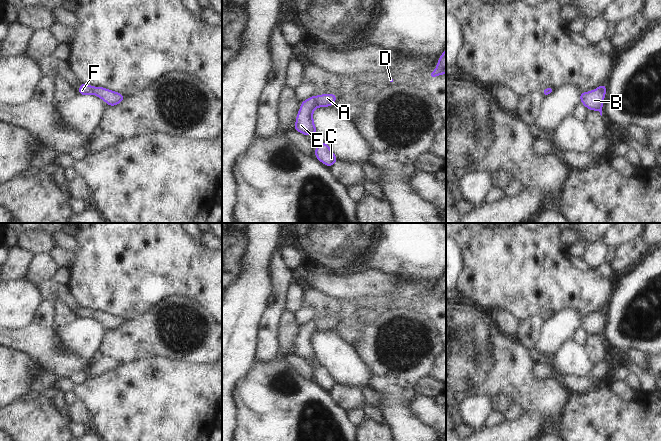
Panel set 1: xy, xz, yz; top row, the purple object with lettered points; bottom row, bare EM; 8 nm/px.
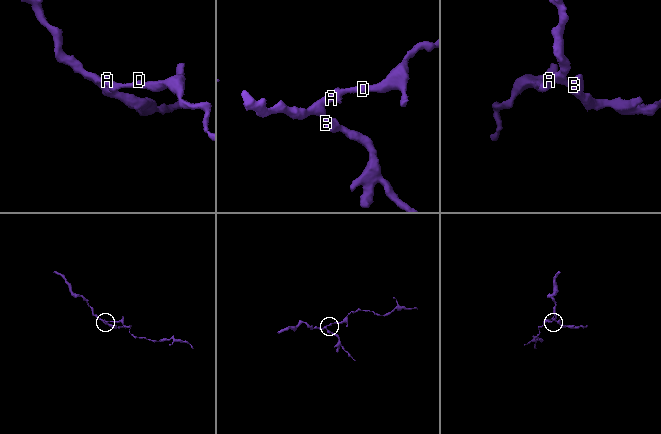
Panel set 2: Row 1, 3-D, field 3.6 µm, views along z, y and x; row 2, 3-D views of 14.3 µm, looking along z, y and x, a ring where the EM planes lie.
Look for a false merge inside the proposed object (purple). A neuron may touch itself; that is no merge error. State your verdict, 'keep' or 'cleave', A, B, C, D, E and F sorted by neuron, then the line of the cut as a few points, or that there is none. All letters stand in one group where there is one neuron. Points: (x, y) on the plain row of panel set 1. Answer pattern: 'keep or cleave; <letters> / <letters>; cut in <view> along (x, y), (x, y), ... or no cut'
keep; A B C D E F; no cut

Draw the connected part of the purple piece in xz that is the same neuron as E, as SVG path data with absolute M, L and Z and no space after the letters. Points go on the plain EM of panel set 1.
M322 318L319 320L313 319L307 324L302 325L293 354L306 360L316 358L317 354L313 345L313 336L315 332L333 330L336 323L336 318Z

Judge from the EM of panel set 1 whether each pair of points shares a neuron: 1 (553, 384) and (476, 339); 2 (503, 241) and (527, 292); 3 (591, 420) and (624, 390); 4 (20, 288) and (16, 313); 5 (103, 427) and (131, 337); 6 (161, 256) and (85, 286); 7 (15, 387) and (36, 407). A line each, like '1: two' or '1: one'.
1: one
2: one
3: two
4: one
5: two
6: one
7: two

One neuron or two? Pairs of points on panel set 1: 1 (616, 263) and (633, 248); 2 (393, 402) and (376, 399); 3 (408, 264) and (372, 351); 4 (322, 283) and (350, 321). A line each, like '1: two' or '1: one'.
1: one
2: two
3: two
4: two

